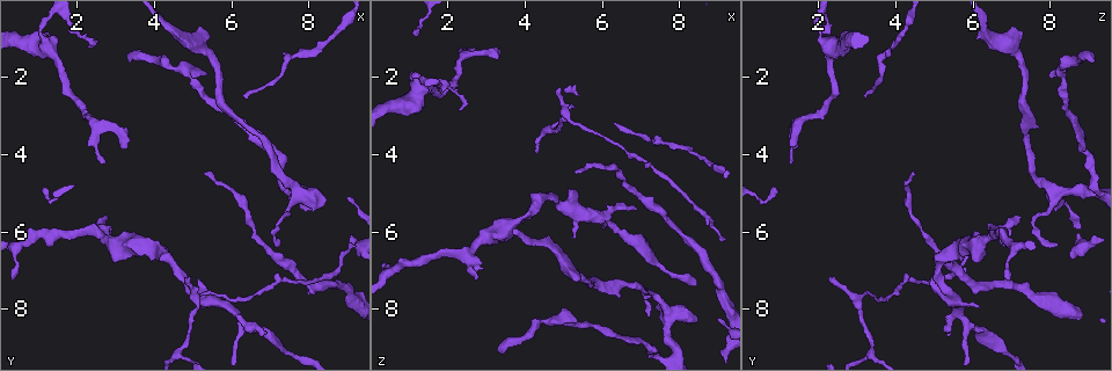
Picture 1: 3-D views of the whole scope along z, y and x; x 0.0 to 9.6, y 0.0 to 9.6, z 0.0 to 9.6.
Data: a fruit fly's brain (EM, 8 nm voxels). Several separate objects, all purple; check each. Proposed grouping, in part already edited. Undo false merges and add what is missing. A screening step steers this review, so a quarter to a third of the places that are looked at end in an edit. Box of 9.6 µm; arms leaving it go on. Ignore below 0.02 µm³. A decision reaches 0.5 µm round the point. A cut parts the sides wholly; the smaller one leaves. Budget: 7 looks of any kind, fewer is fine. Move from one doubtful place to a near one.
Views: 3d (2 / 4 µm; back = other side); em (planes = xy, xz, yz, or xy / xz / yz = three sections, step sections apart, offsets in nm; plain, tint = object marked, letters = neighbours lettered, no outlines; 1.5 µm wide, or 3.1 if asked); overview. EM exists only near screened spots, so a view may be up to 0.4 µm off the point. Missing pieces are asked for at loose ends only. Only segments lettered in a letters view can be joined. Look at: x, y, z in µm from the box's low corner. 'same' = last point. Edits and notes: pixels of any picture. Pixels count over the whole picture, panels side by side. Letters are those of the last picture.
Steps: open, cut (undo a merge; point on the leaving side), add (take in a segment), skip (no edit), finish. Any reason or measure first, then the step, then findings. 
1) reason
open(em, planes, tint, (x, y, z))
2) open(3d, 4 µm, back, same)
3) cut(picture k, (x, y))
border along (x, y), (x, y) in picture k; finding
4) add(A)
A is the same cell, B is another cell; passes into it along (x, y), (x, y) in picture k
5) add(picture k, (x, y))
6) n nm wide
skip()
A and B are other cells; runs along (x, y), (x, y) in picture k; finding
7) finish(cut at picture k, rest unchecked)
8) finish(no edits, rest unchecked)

tapers out
open(3d, 4 µm, (5.30, 4.45, 4.45))

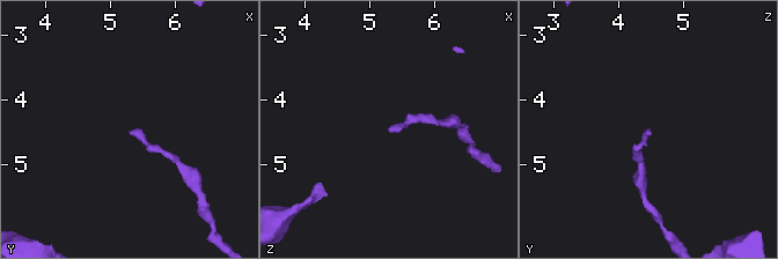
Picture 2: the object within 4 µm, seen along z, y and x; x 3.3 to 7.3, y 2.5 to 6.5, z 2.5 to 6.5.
now the EM
open(em, yz, step 4, letters, (5.30, 4.45, 4.50))

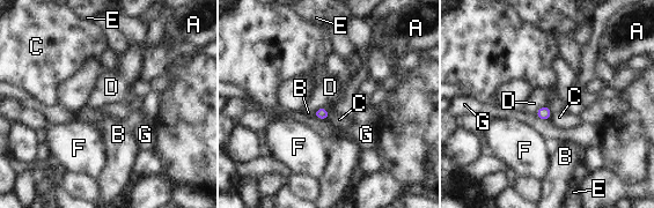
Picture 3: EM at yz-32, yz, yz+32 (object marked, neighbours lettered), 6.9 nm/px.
G touches over 120 nm
skip()
A, B, C, D, E, F and G are other cells; border along (546, 105), (543, 105), (535, 113) in picture 3; none of them fits

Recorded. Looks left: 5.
thin neck
open(em, 3.1 µm, planes, tint, (7.65, 1.40, 3.70))

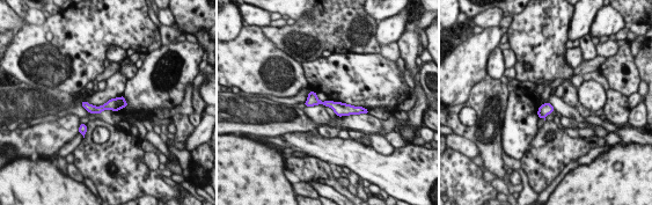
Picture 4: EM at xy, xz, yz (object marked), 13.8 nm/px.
what lies round it
open(em, 3.1 µm, planes, letters, same)

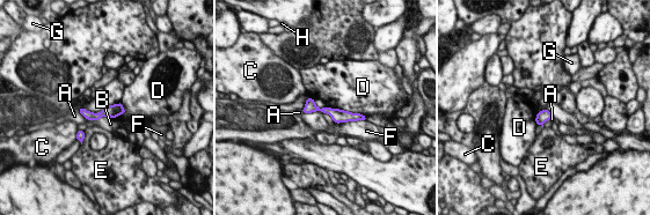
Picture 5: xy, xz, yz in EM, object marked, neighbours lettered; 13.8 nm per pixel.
skip()
A, B, C, D, E, F, G and H are other cells; runs along (306, 110), (358, 117) in picture 5; continuous, no second neuron

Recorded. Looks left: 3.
tapers out
open(em, planes, plain, (4.90, 7.15, 2.25))

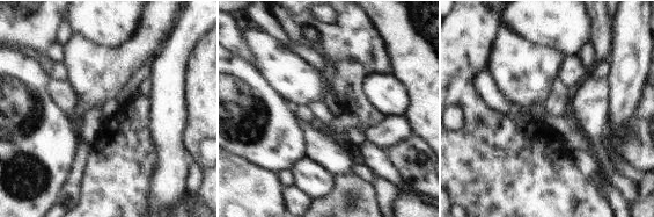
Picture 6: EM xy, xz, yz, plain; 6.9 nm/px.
what lies round it
open(em, planes, letters, same)

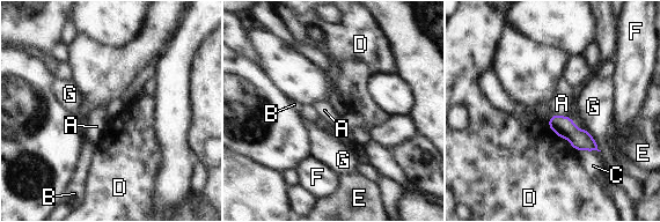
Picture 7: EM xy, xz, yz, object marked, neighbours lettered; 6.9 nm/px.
140 nm wide
skip()
A, B, C, D, E, F and G are other cells; border along (551, 115), (567, 116) in picture 7; no lettered segment goes on from it

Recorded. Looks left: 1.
finish(no edits, rest unchecked)

